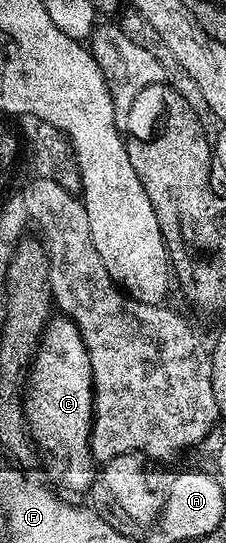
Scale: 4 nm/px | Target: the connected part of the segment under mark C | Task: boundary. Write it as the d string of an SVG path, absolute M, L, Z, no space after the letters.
M57 315L50 320L41 335L41 343L37 347L33 364L29 366L27 388L25 390L25 419L29 427L29 435L40 460L45 460L45 469L49 477L57 485L70 489L73 493L88 494L90 487L98 480L99 469L93 459L93 368L85 341L81 337L77 325L72 319Z

